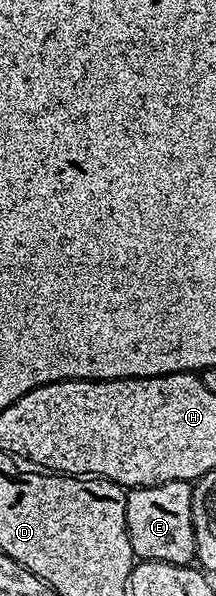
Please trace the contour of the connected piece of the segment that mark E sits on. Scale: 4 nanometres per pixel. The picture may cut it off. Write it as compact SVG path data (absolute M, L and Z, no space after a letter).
M168 482L158 486L138 486L125 496L125 519L134 555L141 560L190 565L196 559L193 531L193 486L187 482Z

